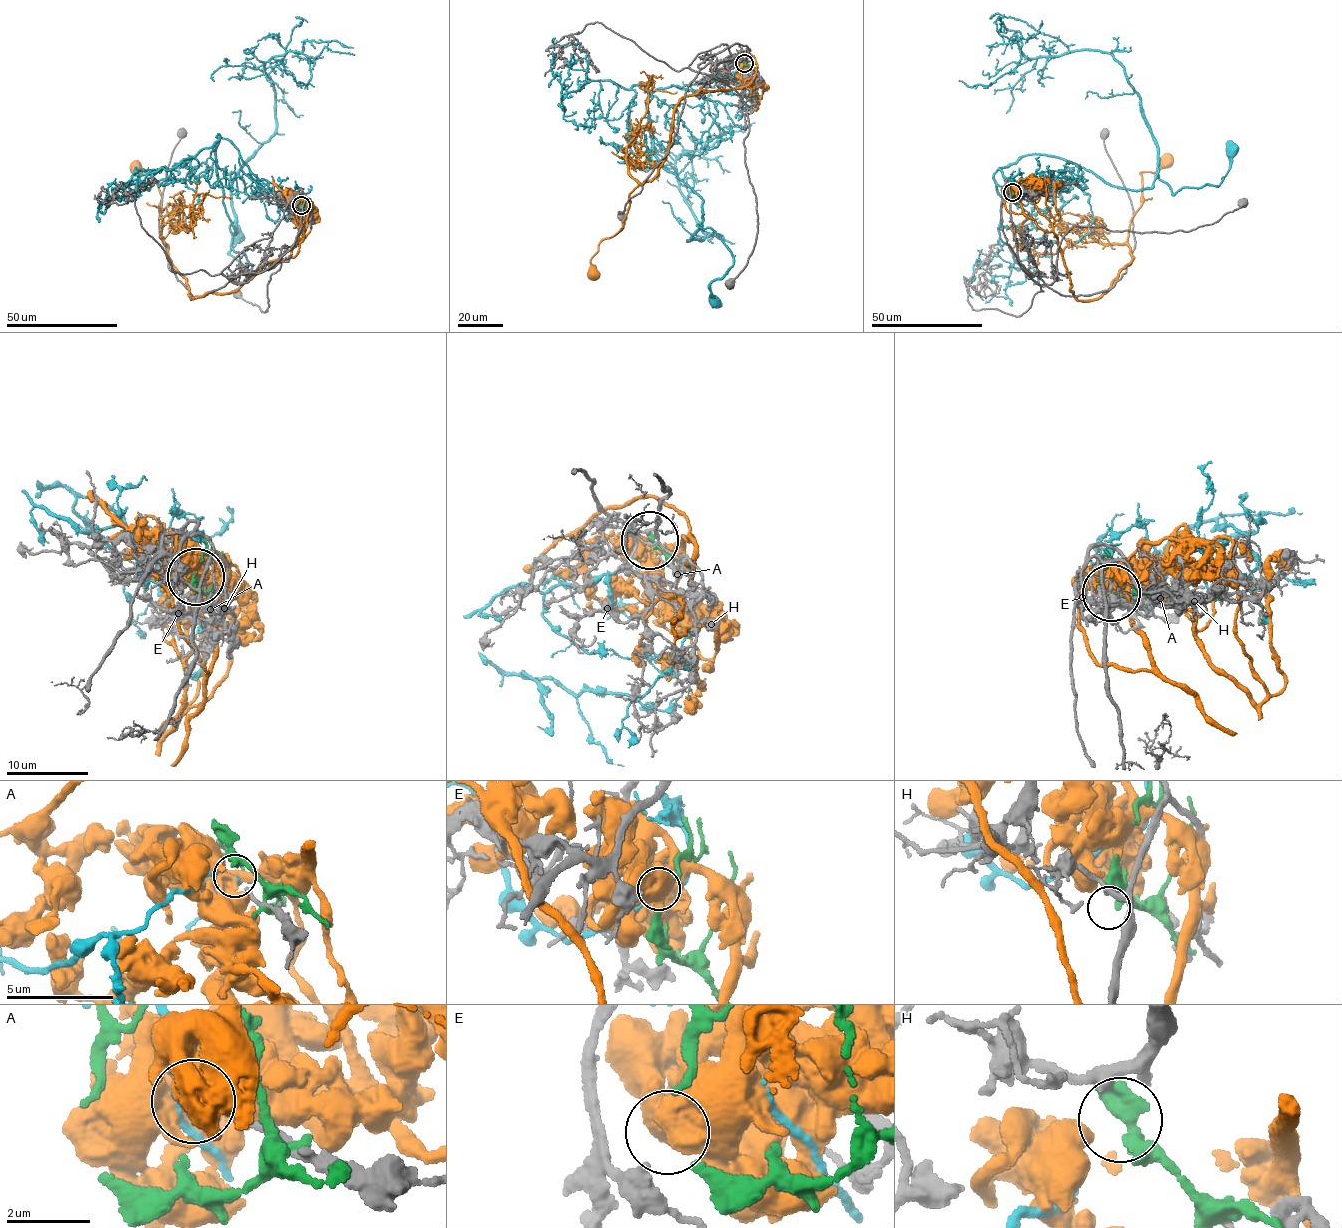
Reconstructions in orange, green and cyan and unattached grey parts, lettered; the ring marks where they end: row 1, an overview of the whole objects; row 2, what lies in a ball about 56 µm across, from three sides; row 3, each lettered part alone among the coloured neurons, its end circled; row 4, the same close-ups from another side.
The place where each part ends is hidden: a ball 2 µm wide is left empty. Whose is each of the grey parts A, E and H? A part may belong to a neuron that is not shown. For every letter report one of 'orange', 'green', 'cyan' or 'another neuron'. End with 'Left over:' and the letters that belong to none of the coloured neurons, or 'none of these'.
A: cyan
E: green
H: another neuron
Left over: H

